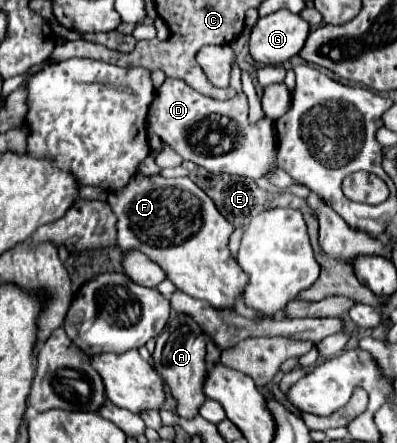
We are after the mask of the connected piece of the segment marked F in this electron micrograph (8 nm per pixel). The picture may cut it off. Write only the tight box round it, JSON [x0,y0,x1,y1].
[107,174,249,310]

